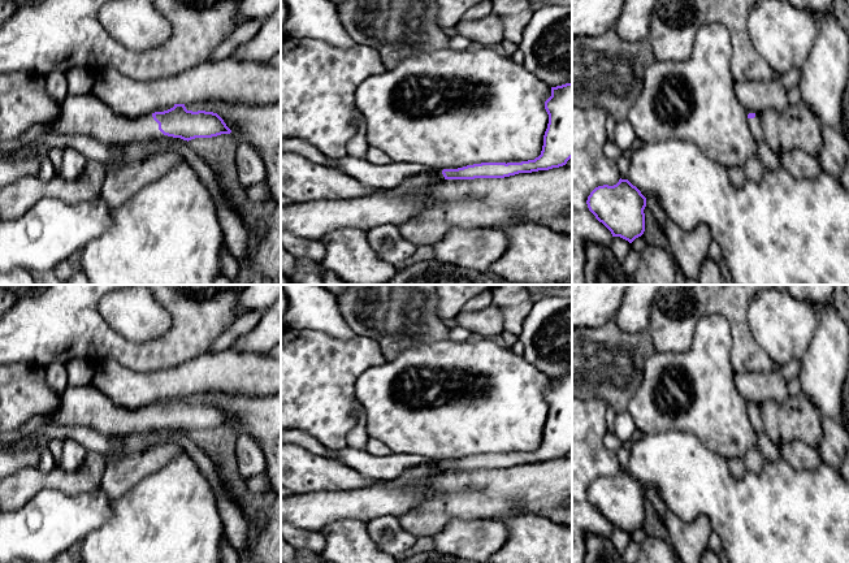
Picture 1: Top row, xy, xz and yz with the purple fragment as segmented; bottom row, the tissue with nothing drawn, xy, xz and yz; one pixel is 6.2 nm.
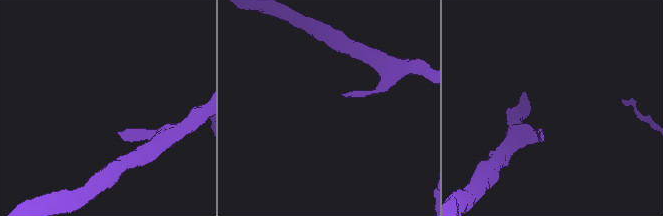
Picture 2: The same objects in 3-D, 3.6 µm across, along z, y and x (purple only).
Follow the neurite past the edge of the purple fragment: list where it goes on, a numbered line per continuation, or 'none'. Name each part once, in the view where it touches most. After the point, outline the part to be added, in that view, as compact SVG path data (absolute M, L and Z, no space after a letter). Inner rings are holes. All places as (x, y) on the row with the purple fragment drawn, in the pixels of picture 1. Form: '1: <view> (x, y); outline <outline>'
1: xy (81, 115); outline M66 94L61 103L61 114L55 121L34 125L17 142L27 144L47 134L90 135L105 146L159 139L164 135L152 114L125 117L91 94Z

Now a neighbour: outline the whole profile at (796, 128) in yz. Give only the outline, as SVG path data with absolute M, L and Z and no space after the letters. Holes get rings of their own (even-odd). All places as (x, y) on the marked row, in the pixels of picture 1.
M801 101L789 104L784 111L766 109L759 120L764 131L764 140L776 152L801 150L816 157L822 148L822 124Z

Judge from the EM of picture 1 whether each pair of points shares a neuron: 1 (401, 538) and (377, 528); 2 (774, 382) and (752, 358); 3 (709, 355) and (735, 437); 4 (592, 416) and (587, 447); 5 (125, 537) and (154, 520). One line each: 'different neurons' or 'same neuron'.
1: same neuron
2: different neurons
3: same neuron
4: same neuron
5: same neuron

